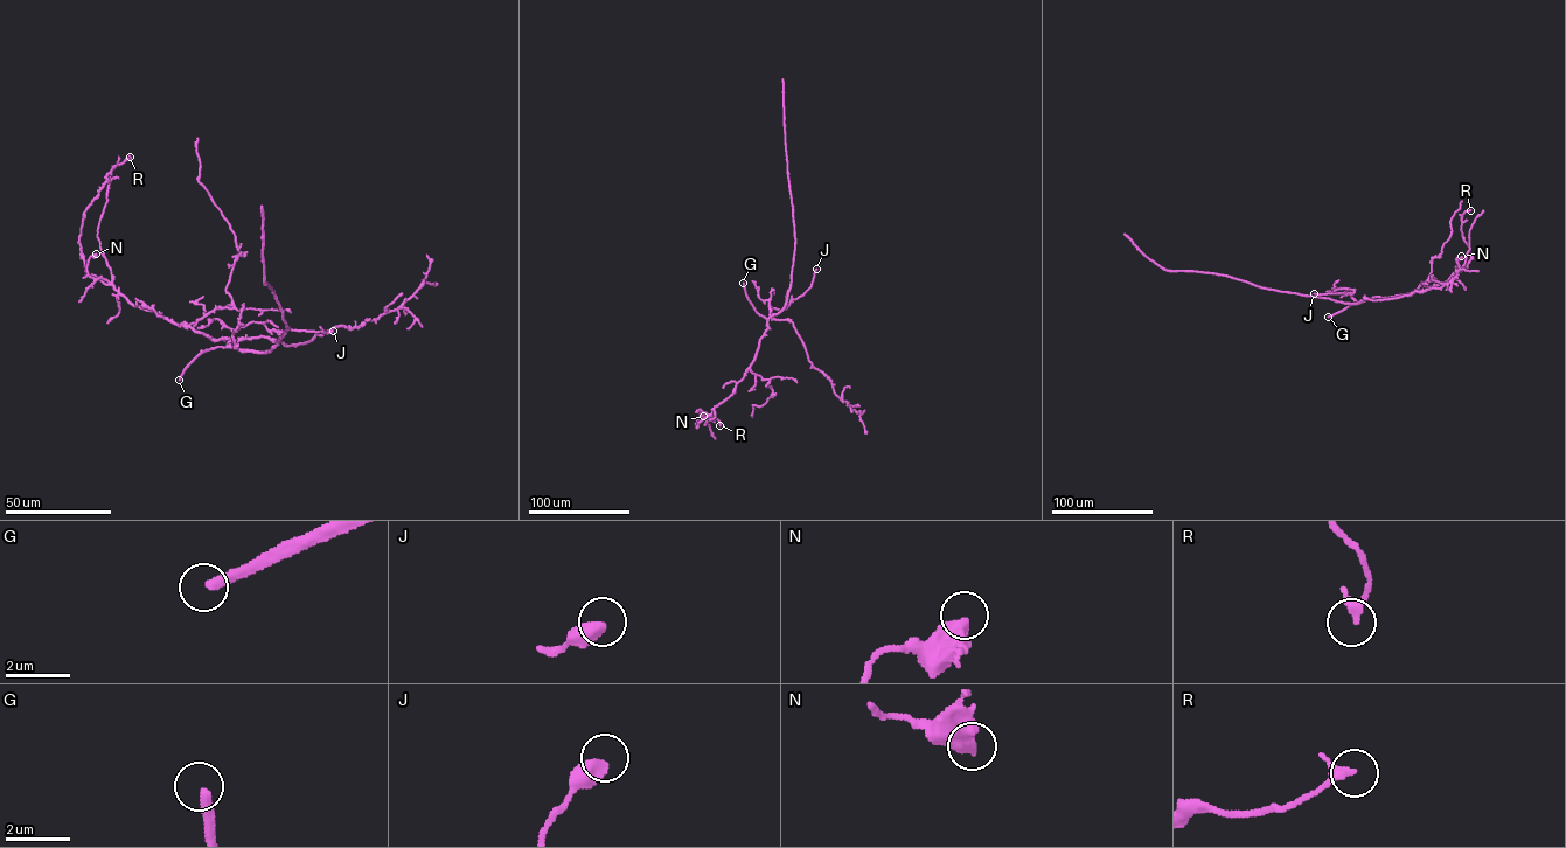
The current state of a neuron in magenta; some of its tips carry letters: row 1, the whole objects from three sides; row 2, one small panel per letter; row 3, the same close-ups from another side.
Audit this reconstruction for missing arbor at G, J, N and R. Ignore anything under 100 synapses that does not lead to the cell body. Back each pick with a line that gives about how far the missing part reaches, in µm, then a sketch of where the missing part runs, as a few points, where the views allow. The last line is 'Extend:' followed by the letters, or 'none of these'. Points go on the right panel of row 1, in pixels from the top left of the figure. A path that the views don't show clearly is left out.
G: 70 µm | (1328, 317), (1312, 324), (1296, 320)
Extend: G

